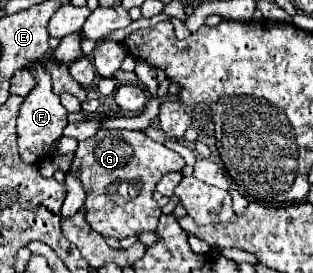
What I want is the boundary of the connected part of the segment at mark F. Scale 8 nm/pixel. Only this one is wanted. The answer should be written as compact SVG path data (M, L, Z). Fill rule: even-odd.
M41 61L31 63L33 73L37 73L39 83L35 85L35 89L25 97L19 117L17 117L17 133L19 133L19 155L25 163L39 163L45 155L49 155L51 145L63 135L63 129L67 125L67 111L65 107L59 103L59 97L53 95L51 91L51 81L49 75L43 67Z

